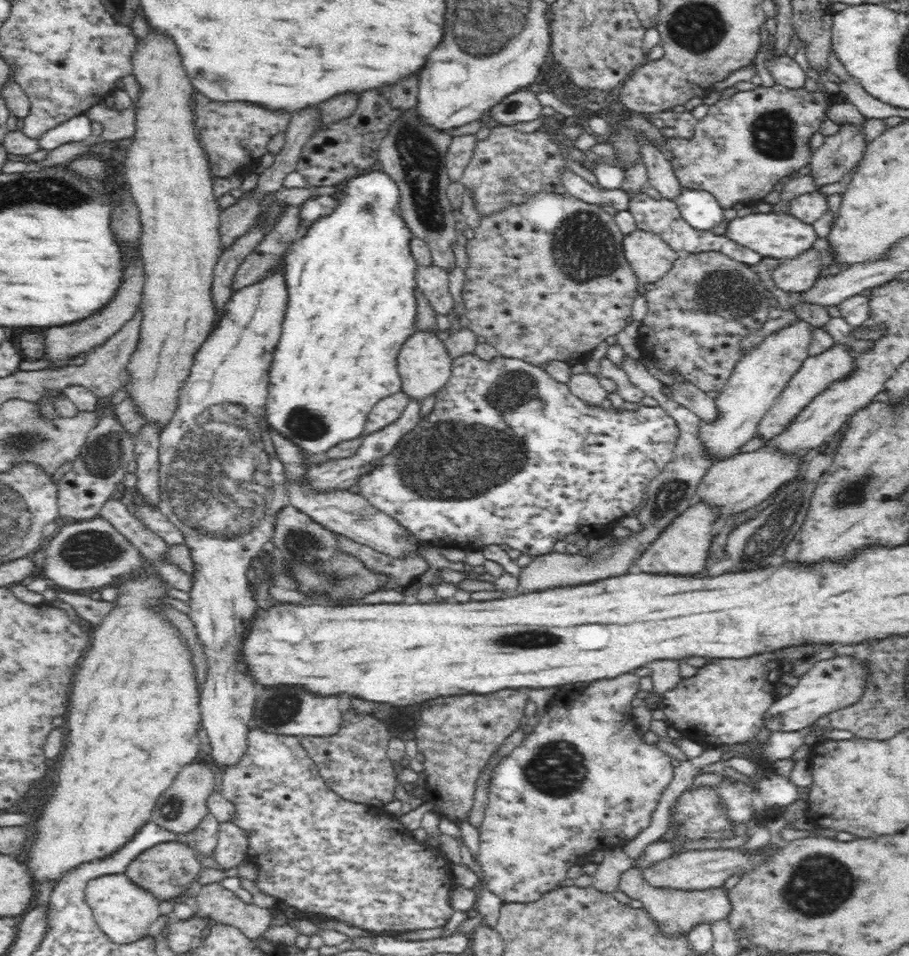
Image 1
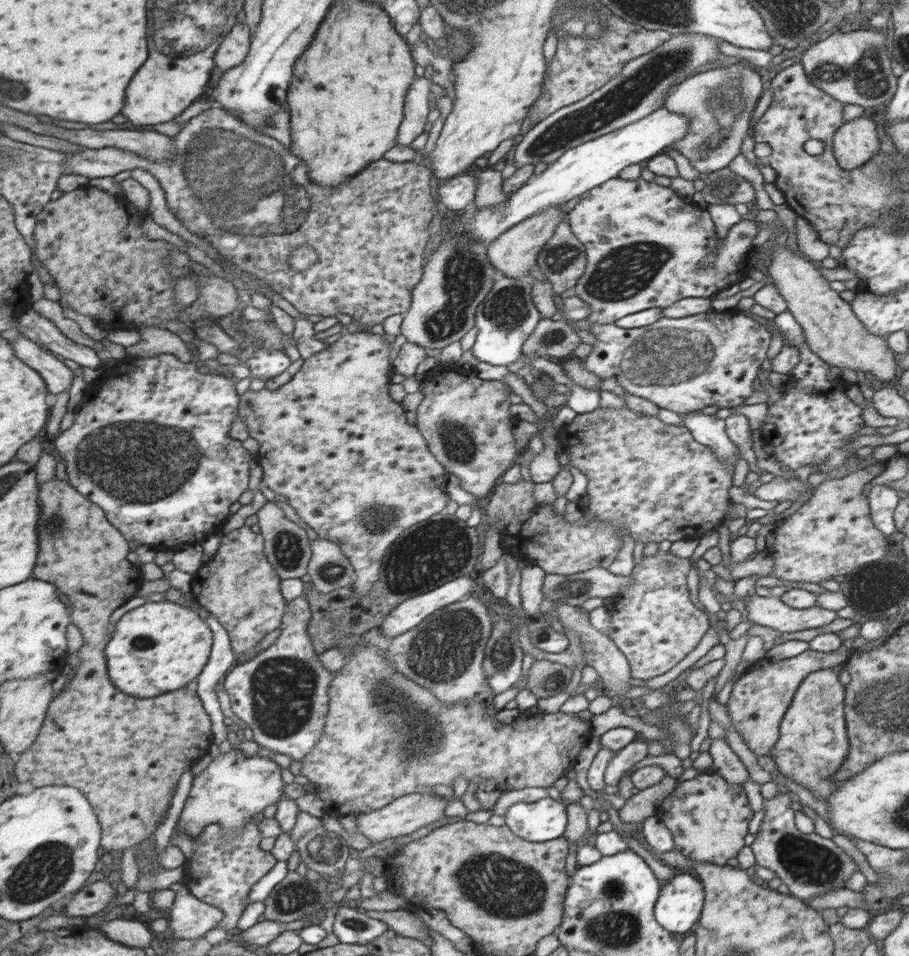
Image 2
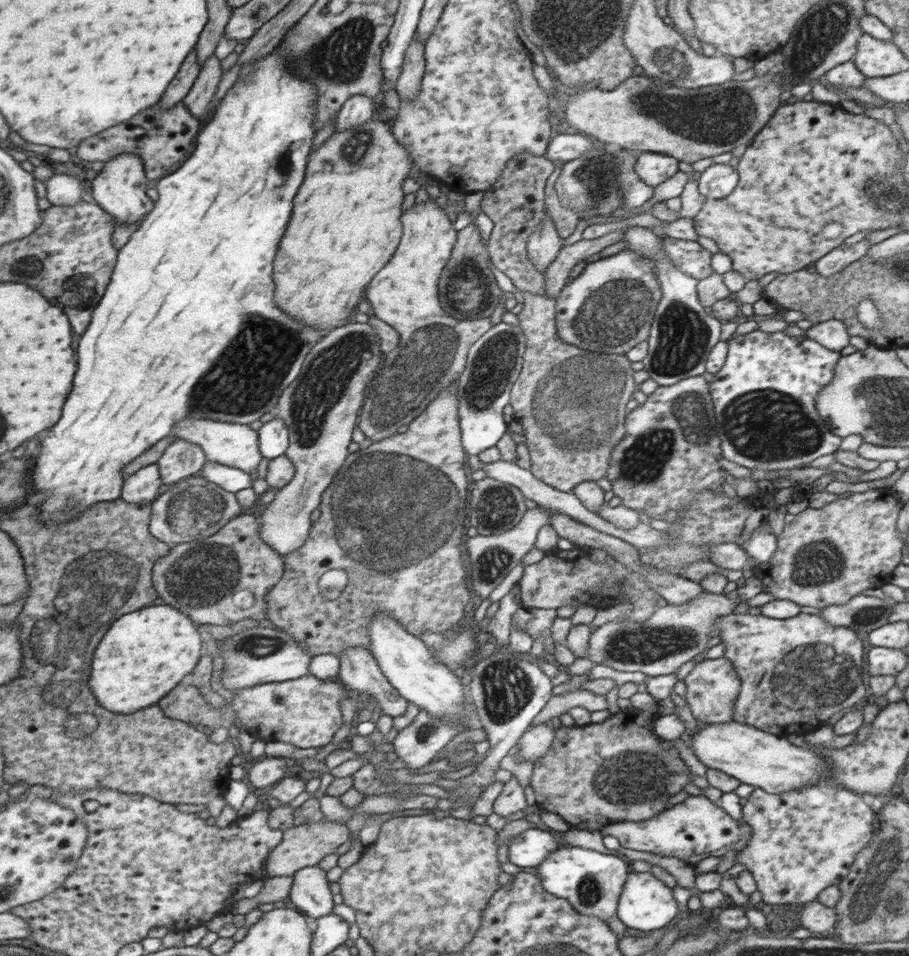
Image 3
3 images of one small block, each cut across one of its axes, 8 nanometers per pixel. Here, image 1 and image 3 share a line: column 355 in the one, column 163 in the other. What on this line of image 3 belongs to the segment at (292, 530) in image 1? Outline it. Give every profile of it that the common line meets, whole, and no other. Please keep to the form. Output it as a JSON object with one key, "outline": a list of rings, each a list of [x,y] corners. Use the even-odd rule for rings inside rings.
{"outline":[[[245,511],[243,514],[237,516],[234,520],[231,520],[222,530],[217,533],[210,533],[208,531],[201,531],[201,535],[191,542],[185,542],[174,546],[170,550],[170,554],[161,558],[154,566],[154,574],[152,580],[154,581],[154,589],[160,595],[162,600],[167,605],[177,608],[177,610],[185,610],[185,614],[189,614],[193,620],[199,620],[199,624],[203,625],[215,625],[221,626],[225,624],[231,624],[239,622],[239,620],[245,620],[245,618],[251,618],[256,621],[269,618],[270,604],[268,602],[268,594],[282,581],[285,577],[287,566],[287,558],[278,554],[268,543],[265,543],[260,536],[260,520],[258,513],[255,511]]]}

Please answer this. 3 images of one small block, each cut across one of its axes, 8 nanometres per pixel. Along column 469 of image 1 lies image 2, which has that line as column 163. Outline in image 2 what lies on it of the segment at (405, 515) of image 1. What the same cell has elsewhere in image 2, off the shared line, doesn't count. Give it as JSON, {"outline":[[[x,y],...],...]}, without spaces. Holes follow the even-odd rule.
{"outline":[[[171,353],[151,358],[134,357],[132,362],[121,360],[113,364],[113,369],[109,374],[112,376],[102,382],[101,390],[79,404],[74,411],[74,423],[66,431],[59,432],[54,442],[56,450],[65,460],[69,483],[72,483],[91,502],[99,505],[106,513],[107,519],[118,530],[121,530],[125,539],[133,545],[179,546],[187,542],[199,543],[199,540],[211,534],[217,526],[221,526],[223,520],[227,520],[227,516],[231,515],[231,506],[238,502],[245,491],[249,490],[249,476],[251,476],[252,463],[254,463],[254,454],[251,454],[247,448],[243,448],[241,440],[235,440],[229,436],[240,408],[240,394],[237,394],[235,390],[234,380],[215,372],[201,373],[197,370],[194,360],[186,361]]]}

